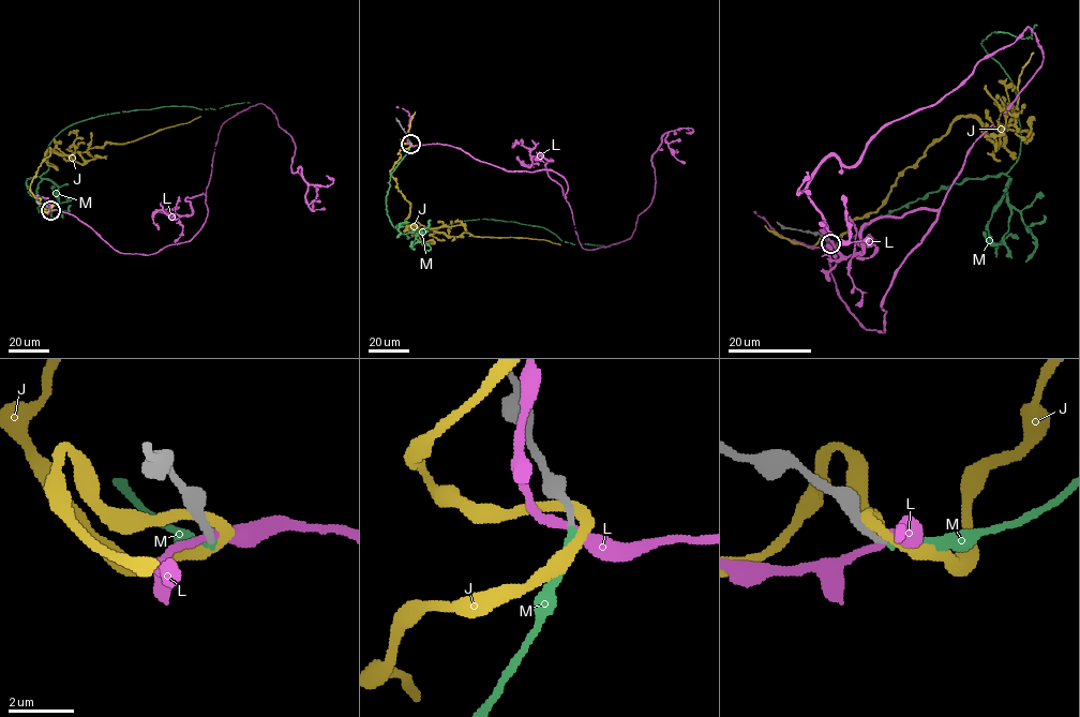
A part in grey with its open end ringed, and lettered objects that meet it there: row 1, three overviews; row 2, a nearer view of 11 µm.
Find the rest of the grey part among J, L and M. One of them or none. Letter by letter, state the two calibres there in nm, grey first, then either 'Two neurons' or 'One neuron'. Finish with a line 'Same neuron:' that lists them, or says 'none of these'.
J: Thickness 180 nm (grey) against 340 nm. Two neurons
L: Thickness 200 nm (grey) against 280 nm. Two neurons
M: Thickness 200 nm (grey) against 200 nm. One neuron
Same neuron: M

